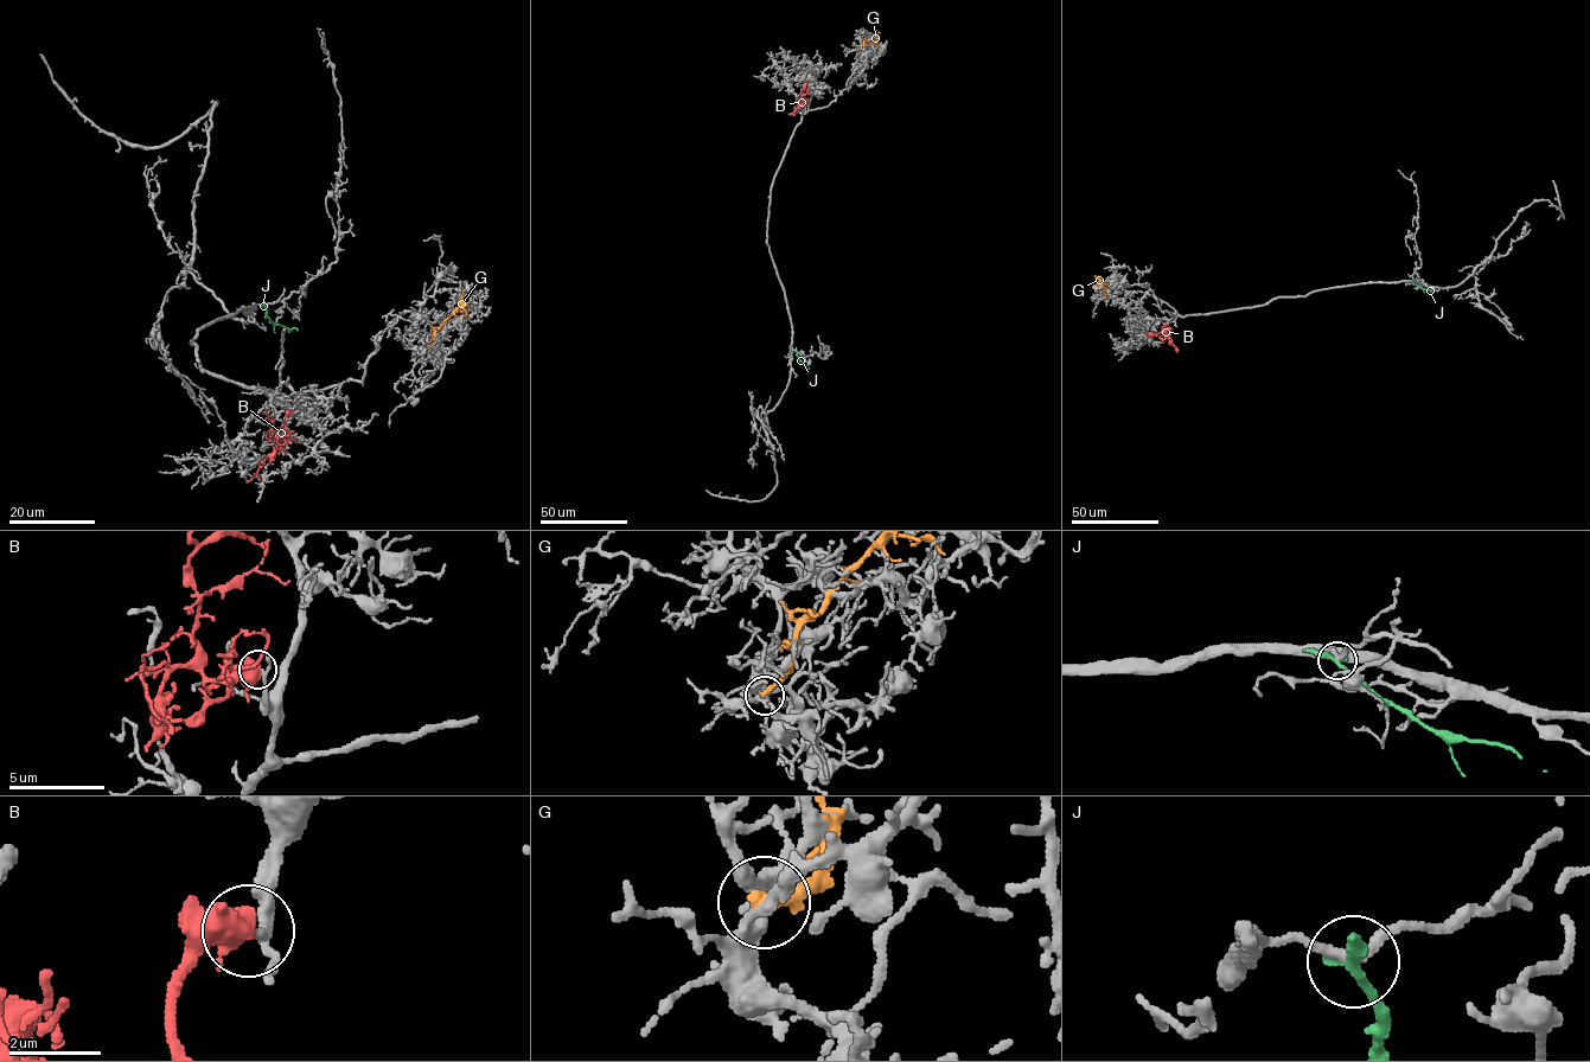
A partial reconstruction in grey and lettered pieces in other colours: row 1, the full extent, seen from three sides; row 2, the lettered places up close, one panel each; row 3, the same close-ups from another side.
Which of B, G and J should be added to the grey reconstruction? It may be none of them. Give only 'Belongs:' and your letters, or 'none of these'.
Belongs: B

